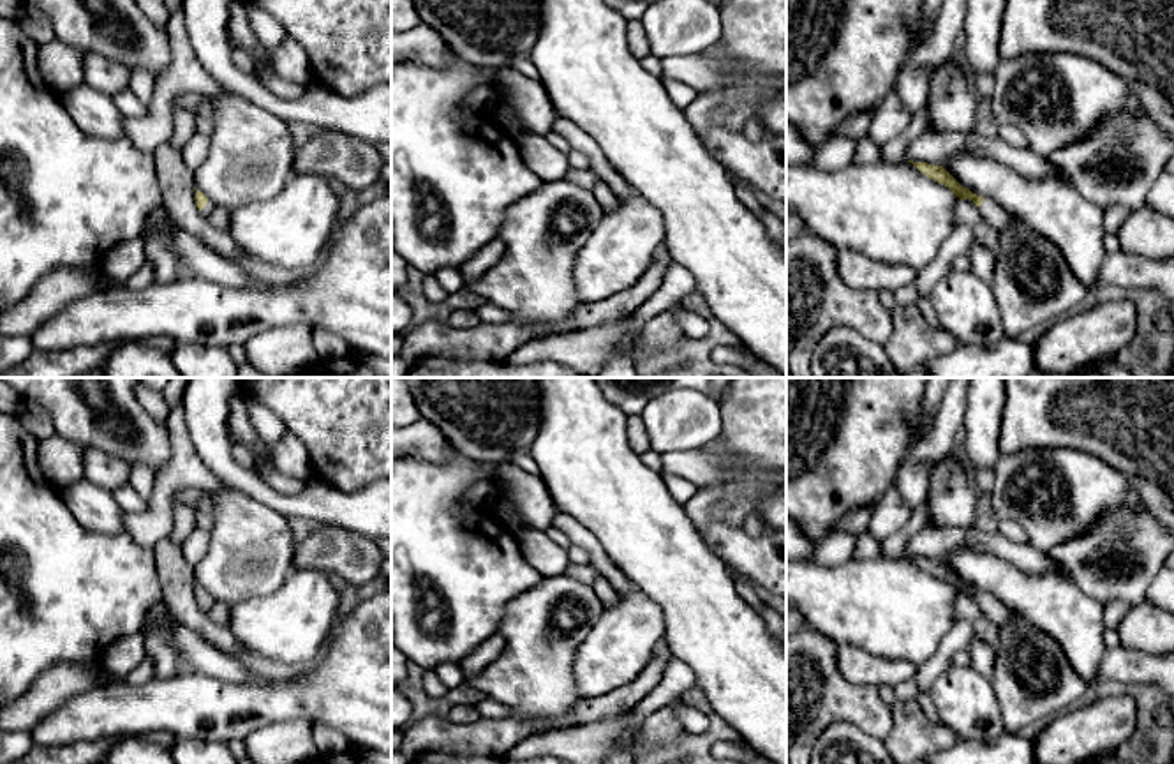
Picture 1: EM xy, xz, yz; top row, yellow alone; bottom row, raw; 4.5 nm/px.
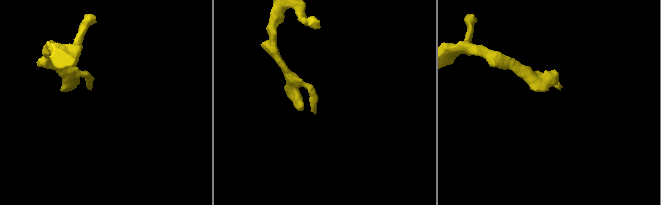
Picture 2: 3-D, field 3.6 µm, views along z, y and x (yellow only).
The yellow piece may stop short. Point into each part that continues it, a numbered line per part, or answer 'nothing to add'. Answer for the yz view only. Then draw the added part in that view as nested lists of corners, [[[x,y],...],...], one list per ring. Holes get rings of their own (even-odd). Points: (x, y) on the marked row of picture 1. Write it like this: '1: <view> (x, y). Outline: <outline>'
1: yz (998, 217). Outline: [[[984,198],[984,203],[978,206],[978,210],[982,212],[984,219],[999,233],[1014,228],[1012,215],[998,203]]]

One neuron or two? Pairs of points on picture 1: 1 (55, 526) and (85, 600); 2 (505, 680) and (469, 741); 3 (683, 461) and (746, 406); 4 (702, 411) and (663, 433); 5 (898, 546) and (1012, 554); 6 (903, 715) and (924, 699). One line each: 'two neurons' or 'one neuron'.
1: one neuron
2: two neurons
3: one neuron
4: one neuron
5: two neurons
6: two neurons

